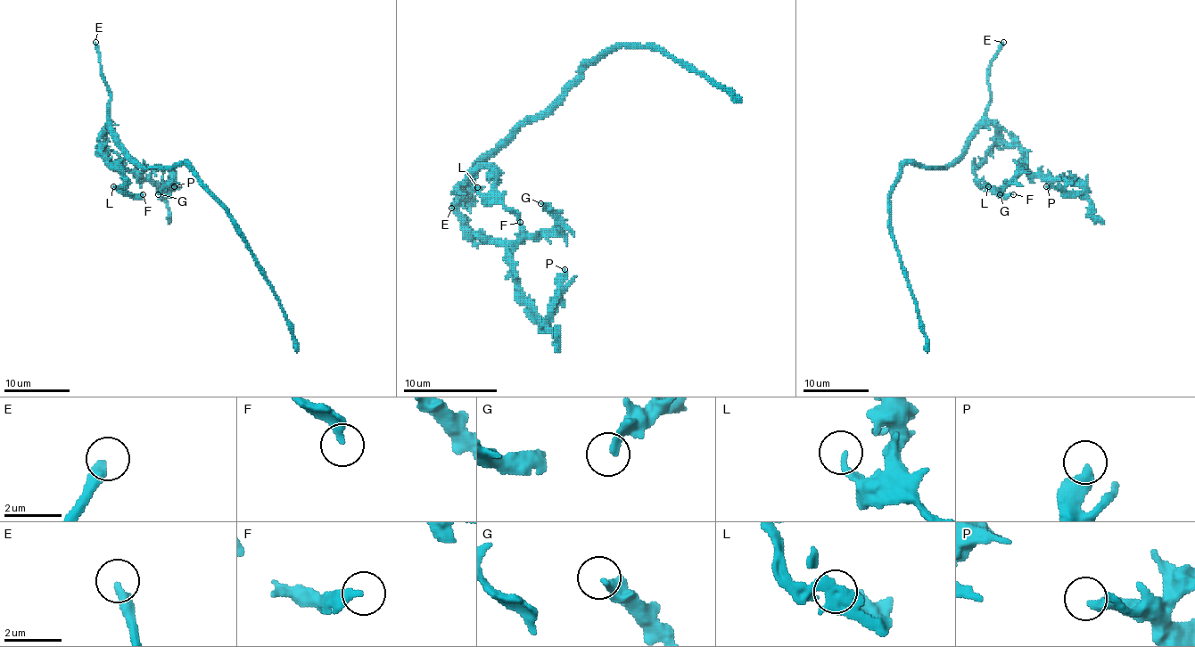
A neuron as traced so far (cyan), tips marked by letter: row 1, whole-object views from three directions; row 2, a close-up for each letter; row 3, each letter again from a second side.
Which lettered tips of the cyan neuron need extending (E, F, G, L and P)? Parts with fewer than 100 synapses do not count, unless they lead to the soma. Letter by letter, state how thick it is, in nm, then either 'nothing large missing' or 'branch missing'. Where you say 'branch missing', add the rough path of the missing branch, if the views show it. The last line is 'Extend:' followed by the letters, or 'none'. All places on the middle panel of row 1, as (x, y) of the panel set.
E: 360 nm | branch missing
F: 260 nm | nothing large missing
G: 240 nm | nothing large missing
L: 200 nm | nothing large missing
P: 400 nm | nothing large missing
Extend: E

